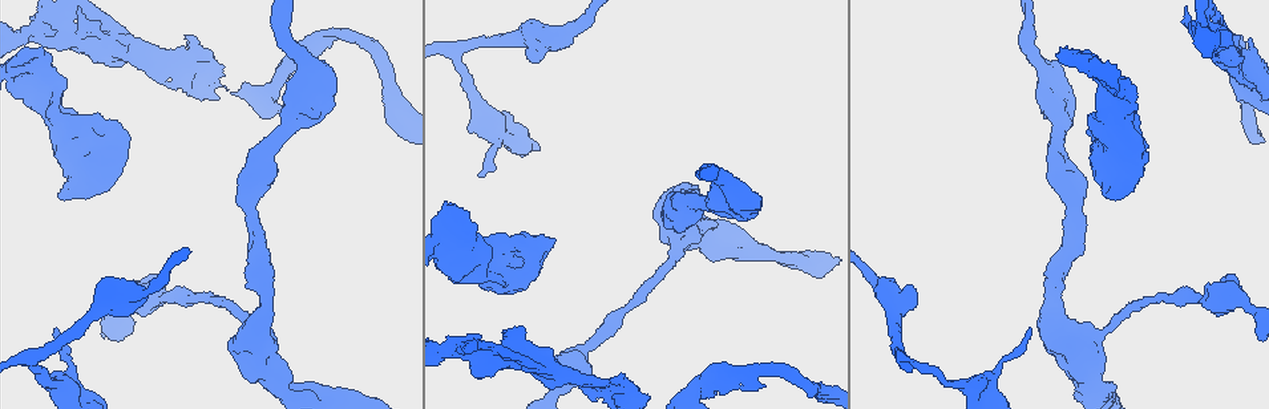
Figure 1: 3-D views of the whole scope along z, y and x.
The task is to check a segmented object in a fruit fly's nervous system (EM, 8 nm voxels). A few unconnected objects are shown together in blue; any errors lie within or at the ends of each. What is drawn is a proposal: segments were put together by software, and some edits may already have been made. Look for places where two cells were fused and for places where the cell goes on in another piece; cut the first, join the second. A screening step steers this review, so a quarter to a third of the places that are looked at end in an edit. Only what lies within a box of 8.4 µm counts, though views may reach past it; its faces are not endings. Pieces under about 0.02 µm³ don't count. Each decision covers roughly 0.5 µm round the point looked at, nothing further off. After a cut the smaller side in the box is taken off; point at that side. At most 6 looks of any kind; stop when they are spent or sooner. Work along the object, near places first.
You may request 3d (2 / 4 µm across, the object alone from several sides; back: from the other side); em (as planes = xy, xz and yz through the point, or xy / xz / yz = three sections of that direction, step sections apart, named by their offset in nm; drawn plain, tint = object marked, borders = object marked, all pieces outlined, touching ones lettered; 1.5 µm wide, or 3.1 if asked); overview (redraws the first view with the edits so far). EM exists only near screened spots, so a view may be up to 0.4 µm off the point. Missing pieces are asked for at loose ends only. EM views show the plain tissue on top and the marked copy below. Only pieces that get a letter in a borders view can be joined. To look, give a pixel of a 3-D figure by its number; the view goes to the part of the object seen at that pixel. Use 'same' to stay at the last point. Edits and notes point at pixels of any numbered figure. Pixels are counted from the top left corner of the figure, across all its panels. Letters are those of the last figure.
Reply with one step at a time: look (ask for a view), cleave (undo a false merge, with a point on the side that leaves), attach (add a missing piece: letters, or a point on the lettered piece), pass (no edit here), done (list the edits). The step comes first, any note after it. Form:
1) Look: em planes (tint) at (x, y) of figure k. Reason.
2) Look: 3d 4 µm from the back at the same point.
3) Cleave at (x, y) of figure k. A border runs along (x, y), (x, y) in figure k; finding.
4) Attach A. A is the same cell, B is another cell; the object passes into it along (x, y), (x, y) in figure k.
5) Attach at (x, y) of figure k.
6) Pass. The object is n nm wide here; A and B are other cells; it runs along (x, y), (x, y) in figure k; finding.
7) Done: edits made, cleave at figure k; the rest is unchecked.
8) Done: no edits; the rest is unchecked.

Look: em planes (tint) at (583, 350) of figure 1. Calibre changes.

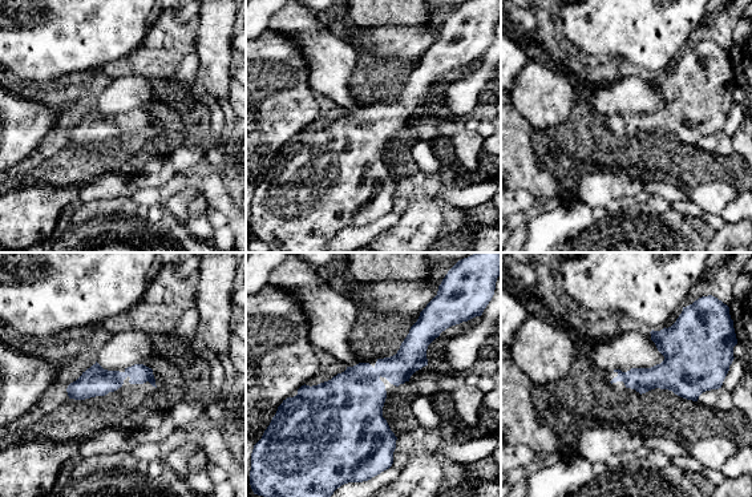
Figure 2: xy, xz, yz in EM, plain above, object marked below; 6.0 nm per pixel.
Look: em planes (borders) at the same point.

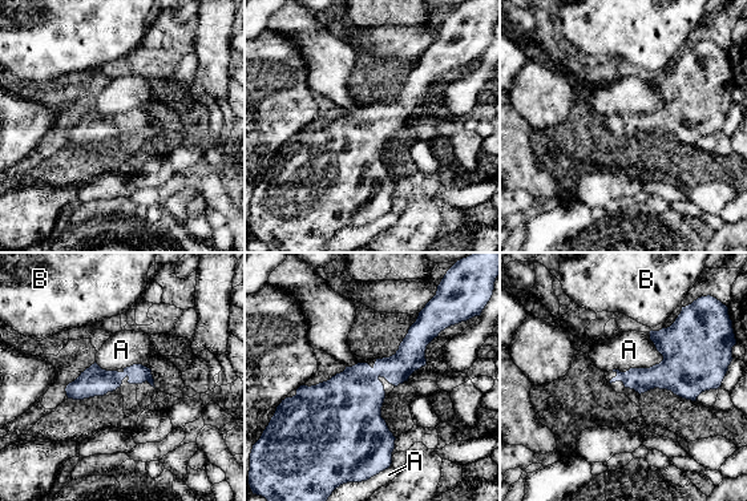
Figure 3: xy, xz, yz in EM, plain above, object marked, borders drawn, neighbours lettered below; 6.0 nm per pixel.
Pass. A and B are other cells; it runs along (149, 378), (122, 375), (69, 392) in figure 3; continuous, no second cell.

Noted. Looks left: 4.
Look: 3d 4 µm at (1233, 35) of figure 1. Branch stops here.

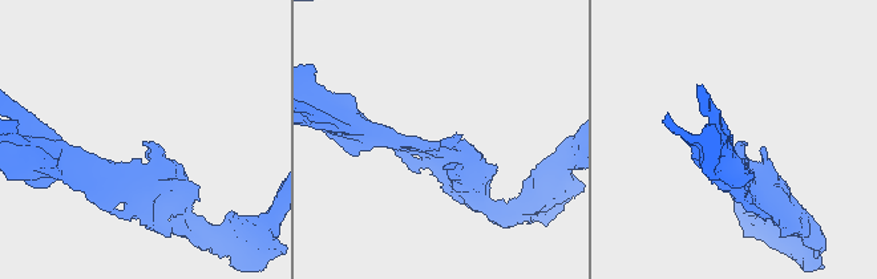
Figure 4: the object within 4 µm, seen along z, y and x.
Look: em yz step 4 (borders) at (144, 144) of figure 4. The arms are 240, 260 nm wide; now the EM.

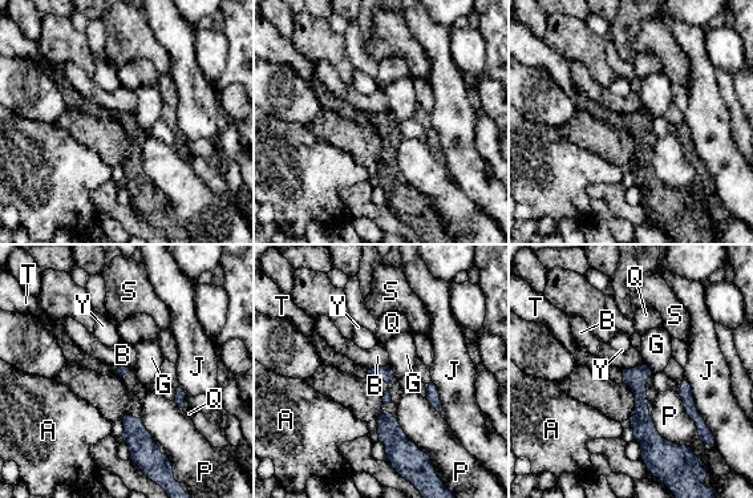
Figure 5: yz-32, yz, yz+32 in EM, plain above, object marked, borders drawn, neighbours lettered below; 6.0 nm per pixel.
Look: em planes (borders) at the same point.

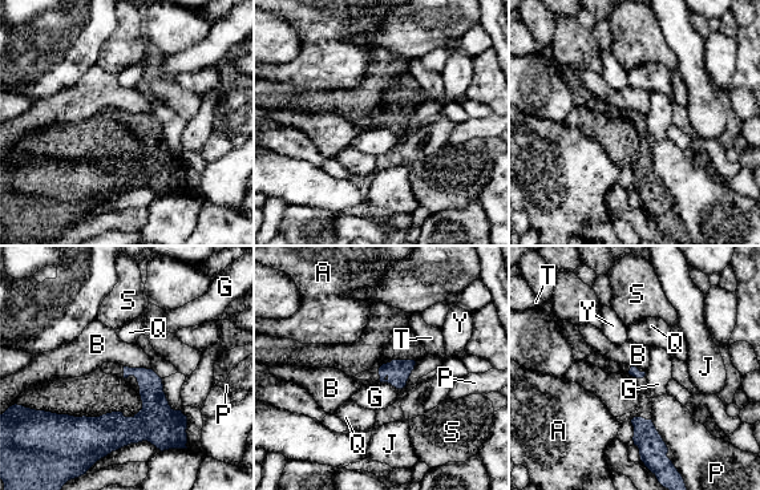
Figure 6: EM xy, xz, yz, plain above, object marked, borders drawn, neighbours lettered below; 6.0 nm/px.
Pass. A, B, G, J, P, Q, S, T and Y are other cells; a border runs along (124, 365), (150, 369) in figure 6; no lettered piece goes on from it.

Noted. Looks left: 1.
Done: no edits; the rest is unchecked.

